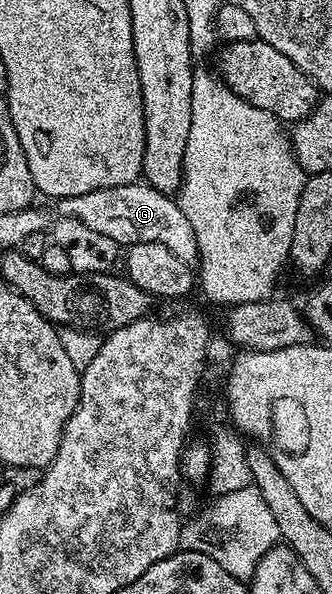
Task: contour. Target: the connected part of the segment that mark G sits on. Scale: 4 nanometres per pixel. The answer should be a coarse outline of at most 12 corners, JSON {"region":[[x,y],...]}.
{"region":[[144,180],[58,198],[118,247],[163,244],[198,265],[195,228],[176,197]]}

